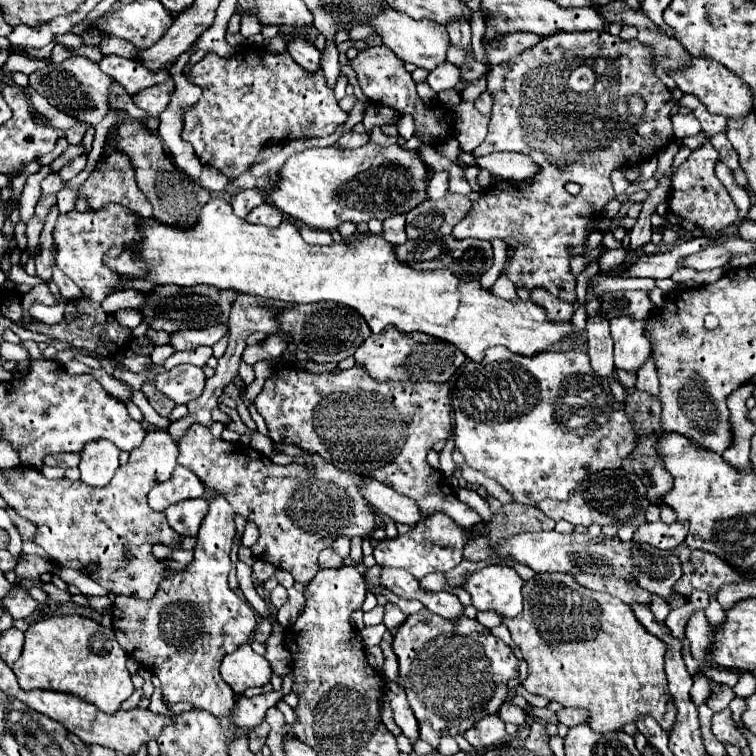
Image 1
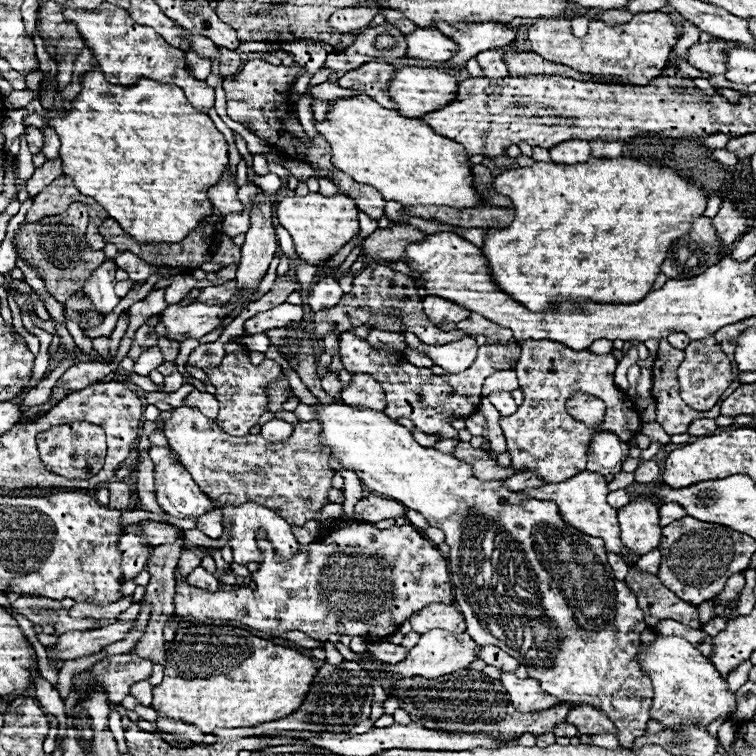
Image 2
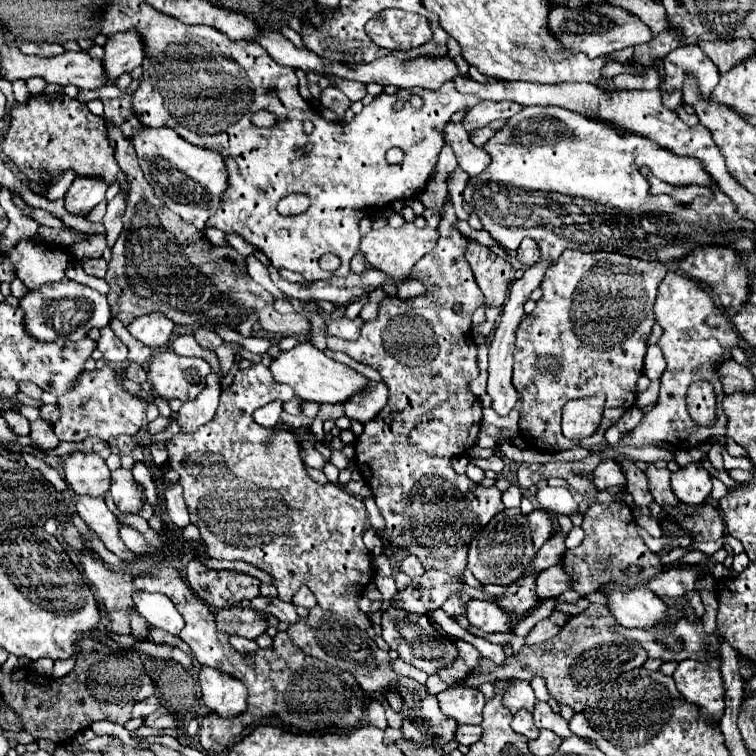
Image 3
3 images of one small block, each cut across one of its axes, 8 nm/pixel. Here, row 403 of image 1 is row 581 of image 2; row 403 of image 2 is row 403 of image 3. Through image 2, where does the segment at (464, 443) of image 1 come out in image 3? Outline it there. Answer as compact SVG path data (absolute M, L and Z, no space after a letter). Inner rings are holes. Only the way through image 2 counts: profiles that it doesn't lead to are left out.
M298 342L292 350L280 352L280 356L272 358L268 368L272 372L274 382L292 386L292 390L296 392L296 396L300 400L330 402L330 404L346 402L352 394L364 390L364 386L366 386L366 378L362 374L358 374L354 368L350 368L342 362L328 358L322 350L314 348L310 342Z

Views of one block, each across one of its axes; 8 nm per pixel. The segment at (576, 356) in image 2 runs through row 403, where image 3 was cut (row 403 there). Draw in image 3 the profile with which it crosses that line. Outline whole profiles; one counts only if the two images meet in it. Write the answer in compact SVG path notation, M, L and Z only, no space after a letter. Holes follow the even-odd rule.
M564 250L562 256L546 270L542 282L540 282L540 288L542 288L542 298L536 302L536 308L532 314L526 314L524 320L520 322L518 326L518 332L516 332L516 350L514 350L514 386L516 390L522 394L522 410L520 410L520 422L518 422L518 428L520 428L520 436L534 448L538 450L546 450L546 452L560 452L560 450L566 450L566 448L572 448L576 444L580 446L592 446L592 444L598 444L604 440L604 432L606 428L618 420L622 416L622 412L626 408L630 408L636 400L636 380L642 376L642 366L644 366L644 356L646 356L646 348L648 348L648 338L650 338L650 332L652 332L652 326L656 322L654 318L654 302L656 302L656 294L658 294L658 286L660 282L664 280L666 276L666 266L660 264L660 262L646 262L646 260L638 260L638 258L630 258L630 256L624 256L624 254L616 254L616 252L580 252L580 250ZM594 394L606 394L606 412L602 414L602 422L598 426L598 430L590 436L590 438L584 438L582 442L580 440L570 440L562 434L560 430L560 418L562 418L562 408L566 402L570 400L576 400L576 398L586 398L586 396L594 396Z

